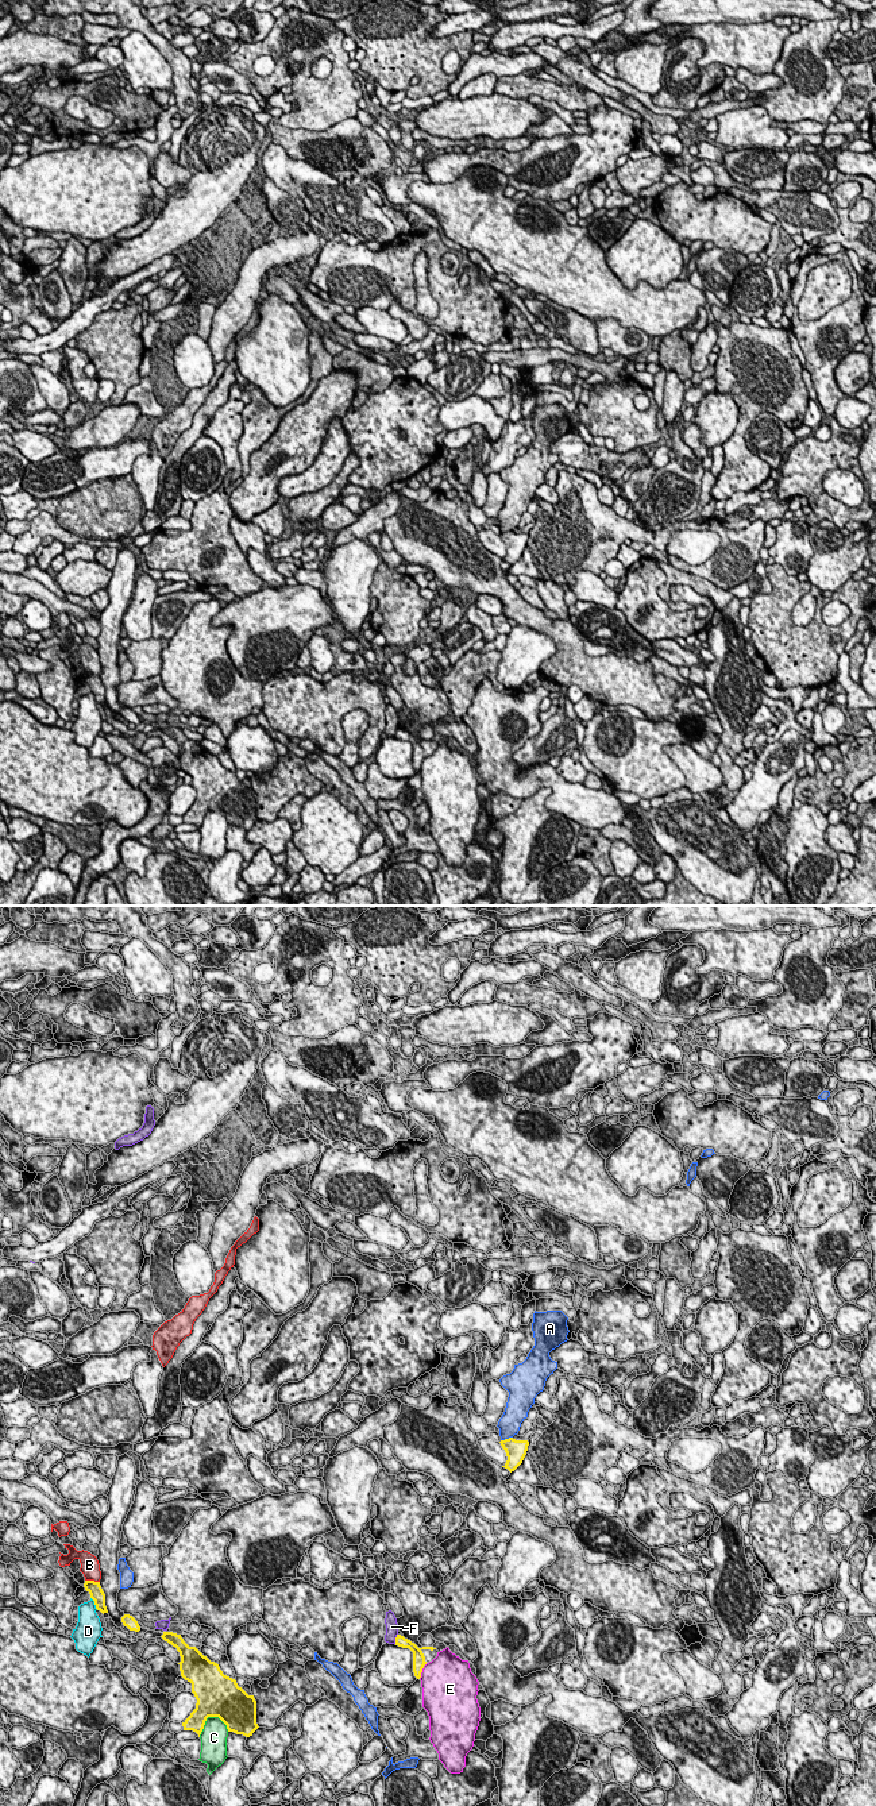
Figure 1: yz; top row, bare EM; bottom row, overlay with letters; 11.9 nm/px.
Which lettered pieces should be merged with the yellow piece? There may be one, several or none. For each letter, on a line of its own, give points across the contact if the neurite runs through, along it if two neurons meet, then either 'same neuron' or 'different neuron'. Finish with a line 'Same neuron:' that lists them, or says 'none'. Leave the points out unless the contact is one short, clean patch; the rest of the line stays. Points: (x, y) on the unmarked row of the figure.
A: different neuron
B: border along yz (85, 672), (99, 675); different neuron
C: different neuron
D: different neuron
E: different neuron
F: different neuron
Same neuron: none

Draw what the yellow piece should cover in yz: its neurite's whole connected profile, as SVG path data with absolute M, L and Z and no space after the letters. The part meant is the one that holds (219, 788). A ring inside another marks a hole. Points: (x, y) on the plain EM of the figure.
M163 725L165 734L177 741L181 749L181 769L192 776L196 802L182 815L184 823L201 827L208 810L219 810L228 825L246 830L259 821L256 817L256 794L236 773L224 768L219 757L211 755L196 740L189 740L181 728Z

